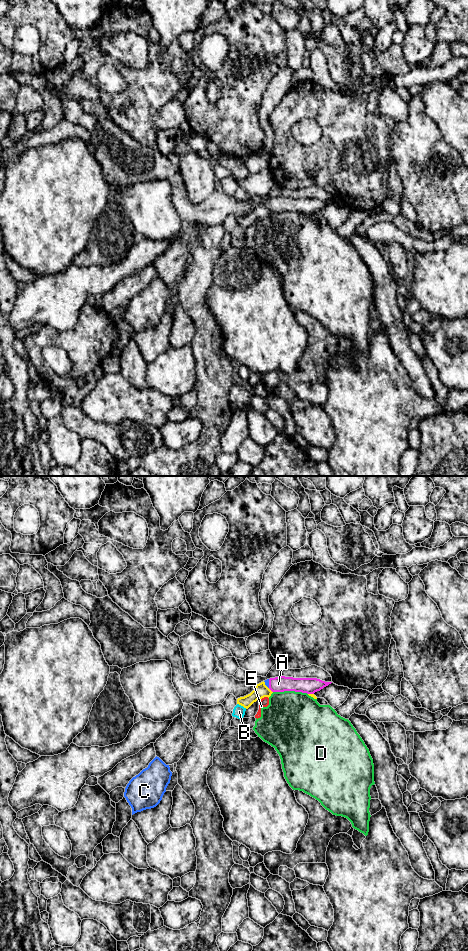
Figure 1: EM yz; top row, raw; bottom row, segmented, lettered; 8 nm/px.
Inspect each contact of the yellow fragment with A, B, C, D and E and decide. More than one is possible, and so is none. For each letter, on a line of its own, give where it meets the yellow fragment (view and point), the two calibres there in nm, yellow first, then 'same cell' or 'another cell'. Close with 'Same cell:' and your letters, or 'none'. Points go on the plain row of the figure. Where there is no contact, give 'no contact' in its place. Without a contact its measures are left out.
A: yz (270, 210) | 110/130 nm | another cell
B: yz (242, 225) | 110/100 nm | another cell
C: yz (265, 205) | 110/30 nm | another cell
D: yz (270, 215) | 110/440 nm | another cell
E: yz (264, 216) | 110/80 nm | another cell
Same cell: none

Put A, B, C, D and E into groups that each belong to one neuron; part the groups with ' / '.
A C / B / D E

